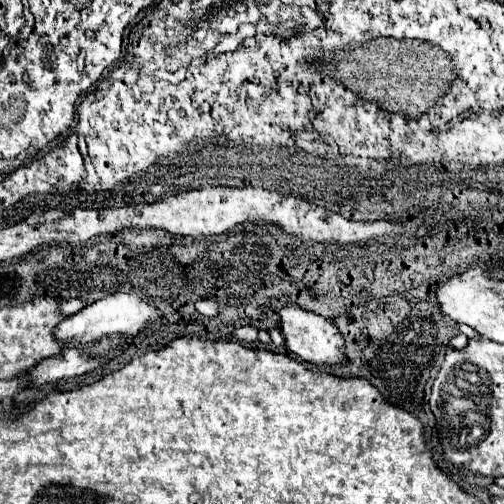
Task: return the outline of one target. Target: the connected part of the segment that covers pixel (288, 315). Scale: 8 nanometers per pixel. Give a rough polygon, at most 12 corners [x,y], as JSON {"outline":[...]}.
{"outline":[[280,312],[286,348],[310,364],[344,360],[344,338],[320,314]]}

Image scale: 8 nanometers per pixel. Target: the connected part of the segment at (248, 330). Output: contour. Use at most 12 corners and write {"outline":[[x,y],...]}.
{"outline":[[252,326],[232,332],[238,342],[258,342],[258,330]]}

